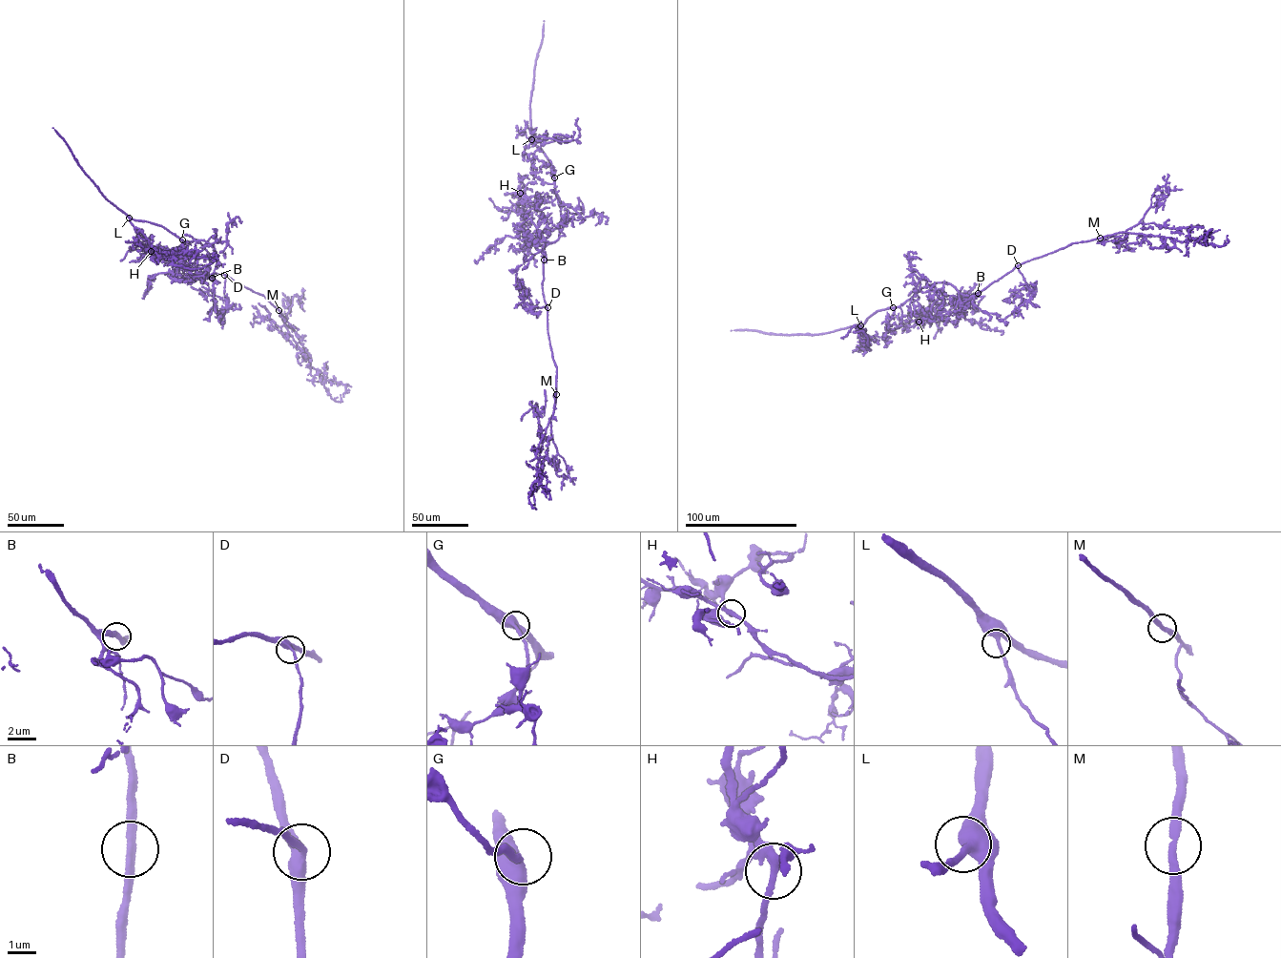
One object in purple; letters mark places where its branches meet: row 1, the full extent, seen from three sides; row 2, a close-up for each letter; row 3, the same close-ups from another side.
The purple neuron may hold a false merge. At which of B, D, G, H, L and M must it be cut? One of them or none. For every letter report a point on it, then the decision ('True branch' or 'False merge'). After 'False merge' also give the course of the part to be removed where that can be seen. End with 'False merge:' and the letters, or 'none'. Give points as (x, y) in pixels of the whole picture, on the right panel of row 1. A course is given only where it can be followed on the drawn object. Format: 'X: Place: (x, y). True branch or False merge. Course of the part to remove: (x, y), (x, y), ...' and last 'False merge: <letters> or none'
B: Place: (978, 293). True branch
D: Place: (1018, 265). True branch
G: Place: (893, 307). True branch
H: Place: (919, 322). True branch
L: Place: (860, 325). True branch
M: Place: (1100, 238). True branch
False merge: none

